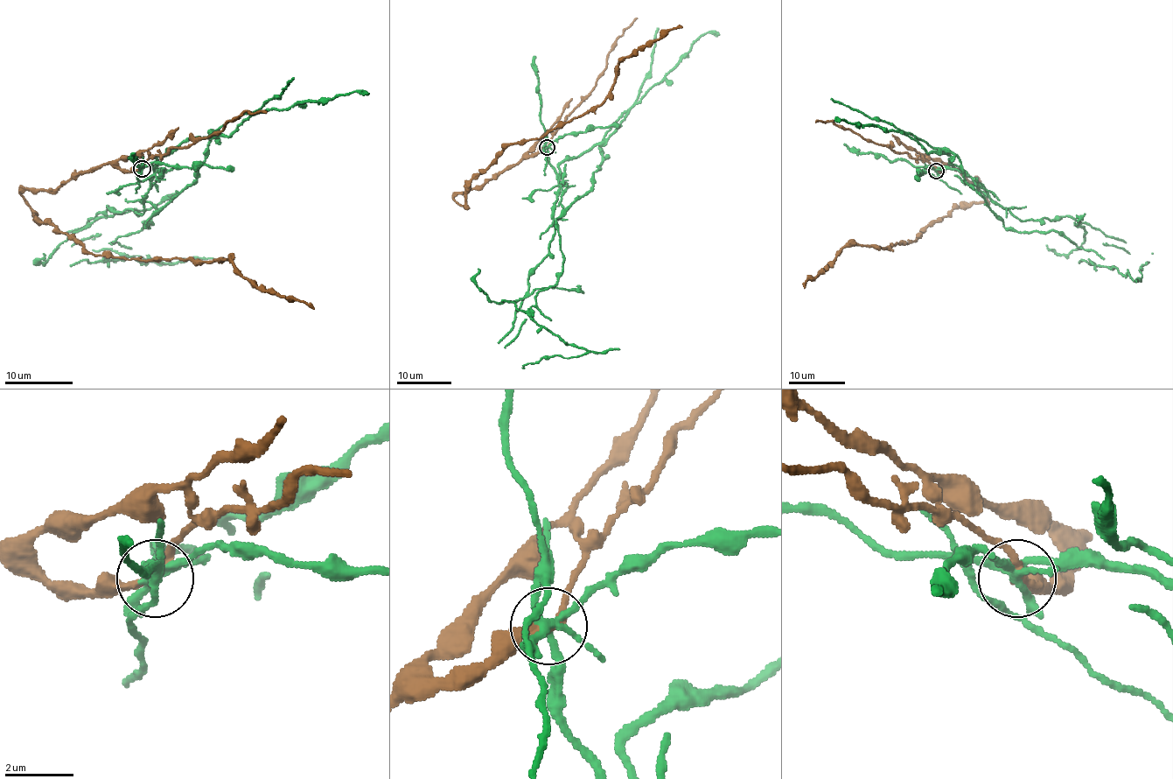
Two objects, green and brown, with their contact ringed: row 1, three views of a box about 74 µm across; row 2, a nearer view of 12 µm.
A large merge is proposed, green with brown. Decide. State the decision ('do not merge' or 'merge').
do not merge

